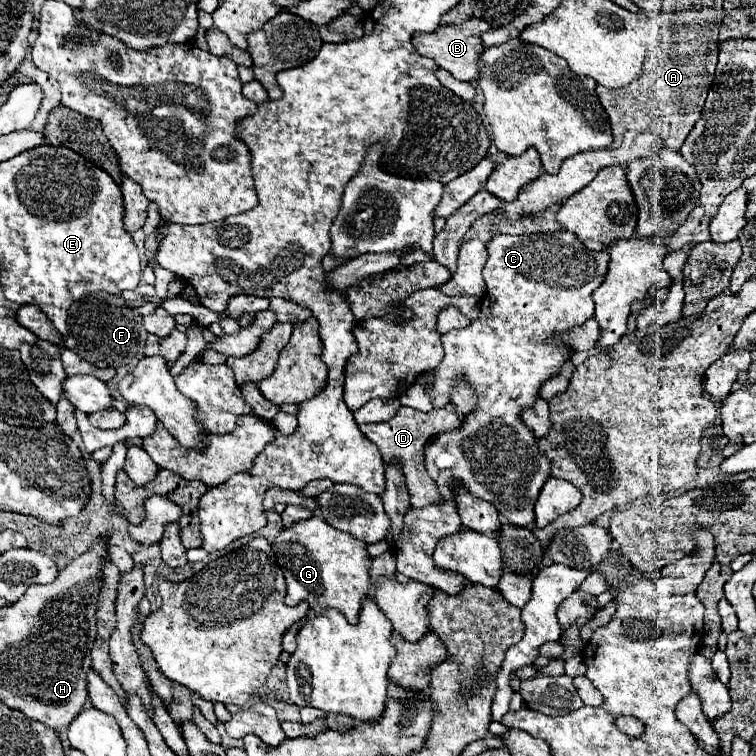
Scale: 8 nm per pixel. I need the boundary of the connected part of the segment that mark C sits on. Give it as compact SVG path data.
M554 231L554 233L536 233L536 235L494 235L494 239L488 243L488 261L484 267L484 281L490 289L486 297L482 299L482 315L472 321L468 327L460 331L448 331L441 335L444 349L442 363L431 371L429 388L430 396L434 400L437 395L452 397L452 387L458 377L464 377L468 385L476 391L476 411L468 415L468 419L462 419L460 427L456 431L444 431L442 435L432 437L426 443L424 457L426 457L426 471L436 481L442 501L434 503L424 509L408 509L404 516L404 529L400 543L396 545L396 559L398 559L398 571L420 581L426 585L434 585L448 595L456 595L464 587L464 579L460 579L460 573L448 573L444 569L438 569L432 563L432 553L440 537L460 531L462 523L456 511L456 501L450 491L450 483L454 479L462 481L476 497L494 503L494 507L502 513L504 521L528 527L534 523L534 503L536 497L544 485L544 481L550 475L550 463L544 459L544 455L538 451L534 433L522 425L520 413L524 407L530 407L536 397L540 385L556 375L560 365L570 357L570 349L556 347L550 341L546 343L546 335L550 337L556 331L570 329L574 325L582 325L586 319L594 313L594 301L592 291L604 281L604 275L608 271L610 261L610 249L602 251L590 251L586 249L572 233L568 231Z

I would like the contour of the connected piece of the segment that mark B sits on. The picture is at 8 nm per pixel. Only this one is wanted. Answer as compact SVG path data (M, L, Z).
M466 19L464 23L458 23L458 25L440 25L432 33L416 33L412 37L412 45L416 47L416 51L422 57L434 59L434 63L438 67L446 69L456 79L472 81L472 79L478 77L478 71L480 71L478 59L480 59L480 53L484 51L482 41L480 41L480 33L484 33L488 29L490 29L490 25L482 19Z

